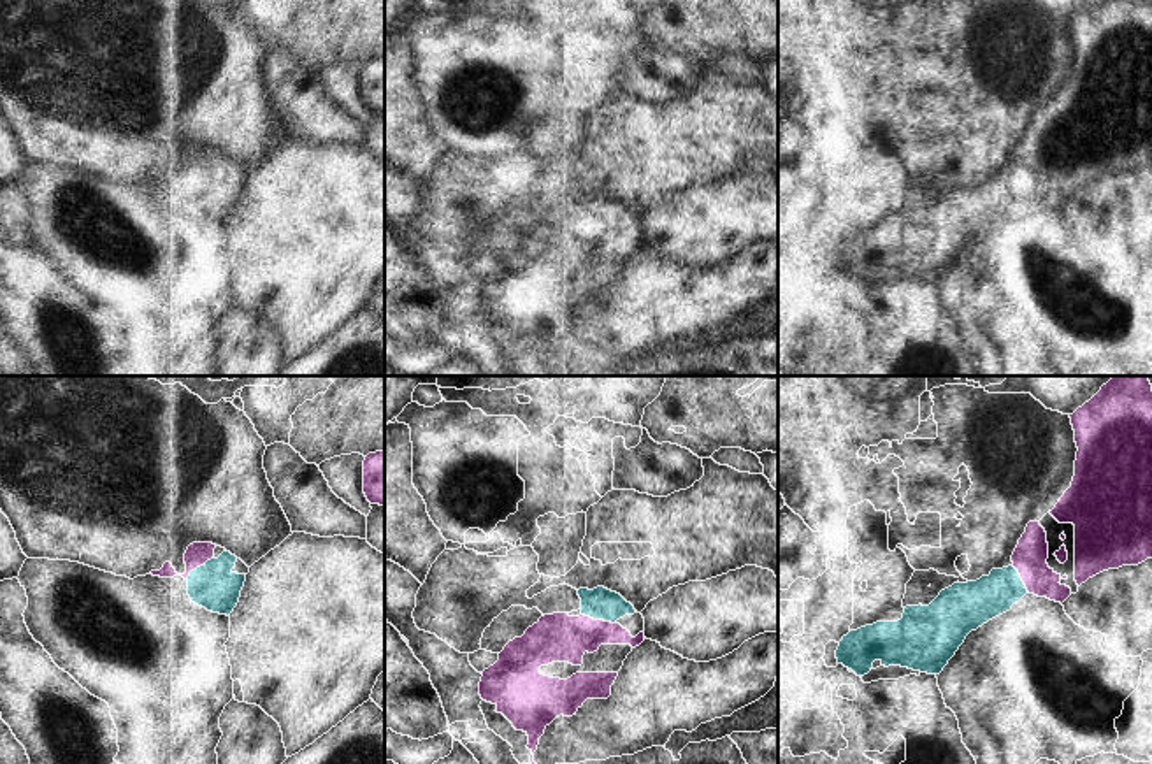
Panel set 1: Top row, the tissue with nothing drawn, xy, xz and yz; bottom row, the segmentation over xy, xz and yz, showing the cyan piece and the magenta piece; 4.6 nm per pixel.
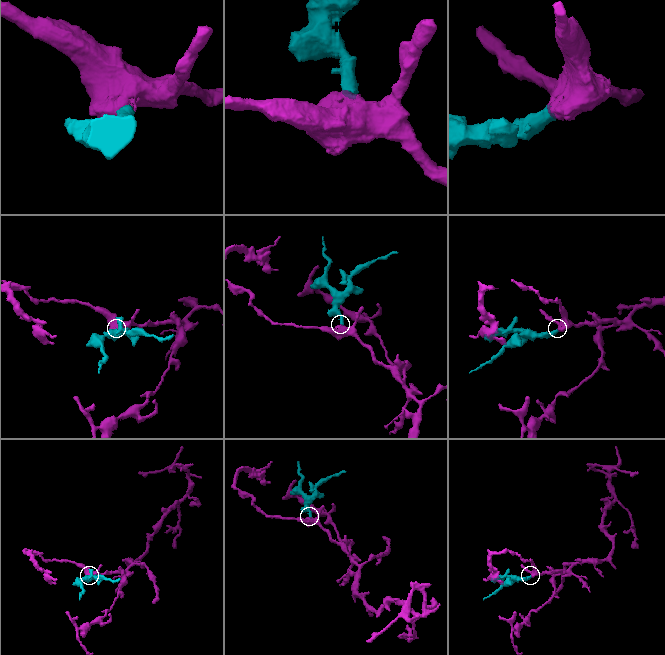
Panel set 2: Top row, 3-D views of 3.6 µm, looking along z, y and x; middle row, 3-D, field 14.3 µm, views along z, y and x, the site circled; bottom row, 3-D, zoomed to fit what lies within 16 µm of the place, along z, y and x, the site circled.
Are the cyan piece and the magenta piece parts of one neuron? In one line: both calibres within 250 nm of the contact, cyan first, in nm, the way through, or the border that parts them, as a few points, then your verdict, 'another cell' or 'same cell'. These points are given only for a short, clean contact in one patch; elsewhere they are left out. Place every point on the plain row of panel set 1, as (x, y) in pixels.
140/220 nm | same cell

